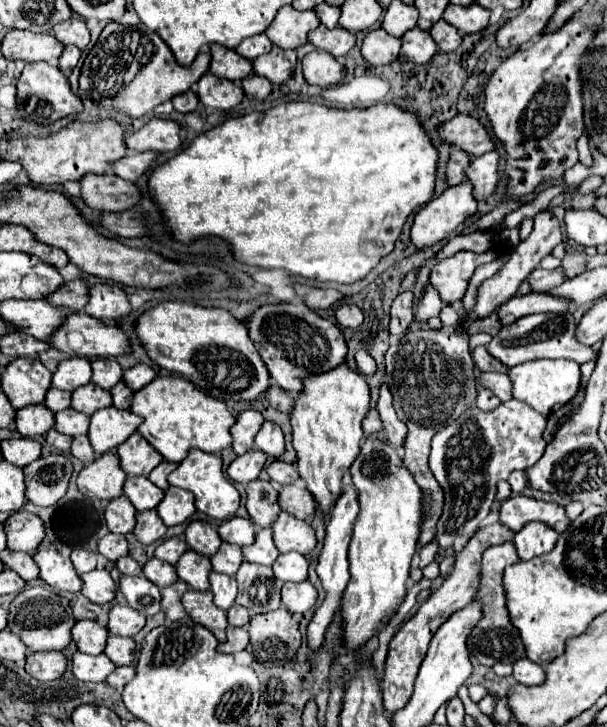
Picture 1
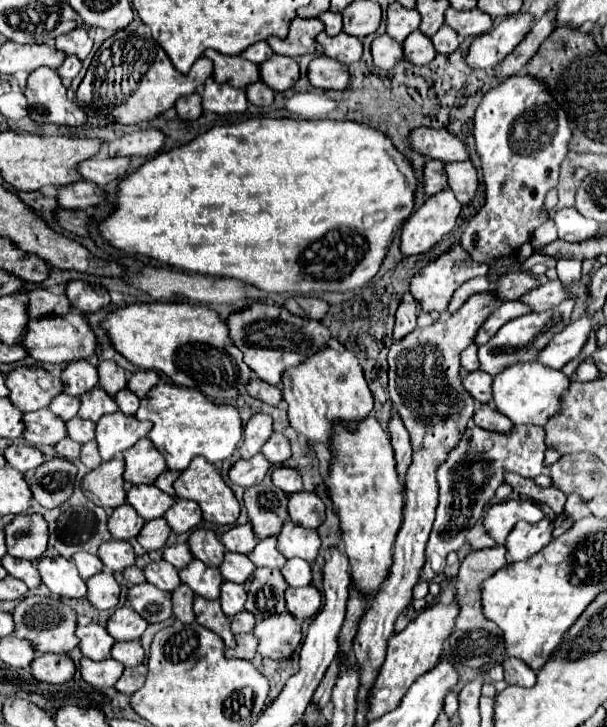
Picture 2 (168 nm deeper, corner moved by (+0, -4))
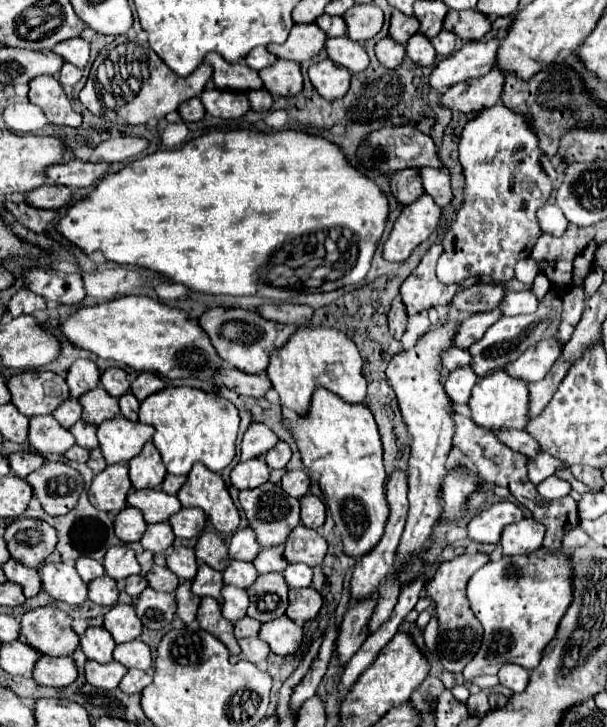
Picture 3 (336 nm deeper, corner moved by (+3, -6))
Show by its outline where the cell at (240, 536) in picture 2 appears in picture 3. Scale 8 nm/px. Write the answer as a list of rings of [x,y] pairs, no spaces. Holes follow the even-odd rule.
[[[246,526],[242,530],[236,530],[228,540],[228,550],[230,550],[230,558],[252,562],[256,558],[256,554],[260,552],[254,530],[250,526]]]

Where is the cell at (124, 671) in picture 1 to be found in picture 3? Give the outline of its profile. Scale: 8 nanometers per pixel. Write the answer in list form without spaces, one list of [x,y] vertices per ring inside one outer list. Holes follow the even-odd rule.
[[[128,670],[120,682],[120,690],[126,694],[136,694],[140,692],[144,686],[148,686],[152,682],[152,670],[144,672],[144,670]]]

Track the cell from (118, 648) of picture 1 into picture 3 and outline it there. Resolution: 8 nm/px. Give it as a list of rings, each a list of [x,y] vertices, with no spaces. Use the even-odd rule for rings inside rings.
[[[142,640],[118,644],[114,648],[114,660],[126,668],[138,668],[138,670],[150,670],[150,666],[152,666],[150,648]]]

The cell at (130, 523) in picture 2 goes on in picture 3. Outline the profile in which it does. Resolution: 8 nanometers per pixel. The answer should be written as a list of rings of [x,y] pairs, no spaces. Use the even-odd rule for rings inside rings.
[[[126,506],[124,510],[120,510],[114,516],[114,534],[124,544],[138,542],[142,538],[144,530],[146,530],[146,522],[144,522],[142,514],[140,514],[140,510],[136,510],[132,506]]]

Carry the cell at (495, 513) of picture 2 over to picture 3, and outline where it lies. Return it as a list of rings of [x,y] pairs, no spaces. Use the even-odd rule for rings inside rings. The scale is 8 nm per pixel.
[[[496,502],[490,508],[484,508],[482,512],[478,512],[470,524],[468,524],[468,538],[474,538],[476,542],[486,542],[486,544],[498,544],[504,526],[518,522],[524,518],[524,512],[508,502]]]

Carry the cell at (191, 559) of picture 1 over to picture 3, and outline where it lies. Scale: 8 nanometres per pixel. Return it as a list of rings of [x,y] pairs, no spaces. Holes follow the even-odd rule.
[[[204,564],[198,566],[198,572],[196,572],[194,580],[192,580],[192,592],[196,596],[200,596],[200,598],[210,596],[210,598],[216,598],[218,602],[222,602],[222,596],[220,596],[222,586],[224,586],[222,572],[212,570],[210,566],[204,566]]]

